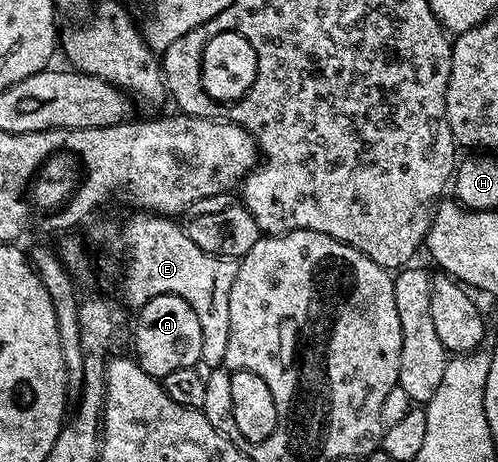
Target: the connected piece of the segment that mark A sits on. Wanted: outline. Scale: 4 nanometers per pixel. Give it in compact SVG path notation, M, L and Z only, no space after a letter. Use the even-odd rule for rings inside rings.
M160 294L140 307L136 314L137 331L133 334L133 346L137 349L135 361L152 378L164 380L167 372L175 372L175 368L196 367L201 362L203 328L187 300L174 294Z

